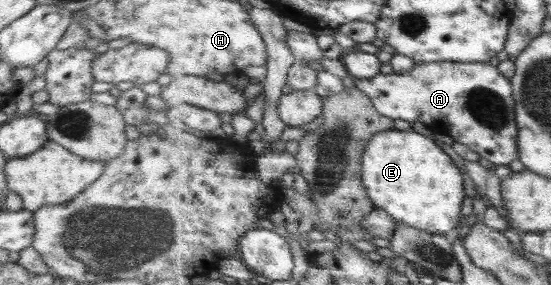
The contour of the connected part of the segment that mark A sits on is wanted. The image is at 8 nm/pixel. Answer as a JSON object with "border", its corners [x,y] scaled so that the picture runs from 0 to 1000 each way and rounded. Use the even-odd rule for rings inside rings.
{"border":[[[828,214],[770,221],[735,256],[686,263],[677,277],[644,277],[646,305],[675,340],[690,396],[711,421],[764,428],[775,442],[799,449],[820,495],[842,502],[858,530],[889,561],[900,582],[929,579],[944,561],[942,477],[946,467],[938,414],[938,358],[929,274],[909,256],[900,228],[887,218],[846,221]]]}

